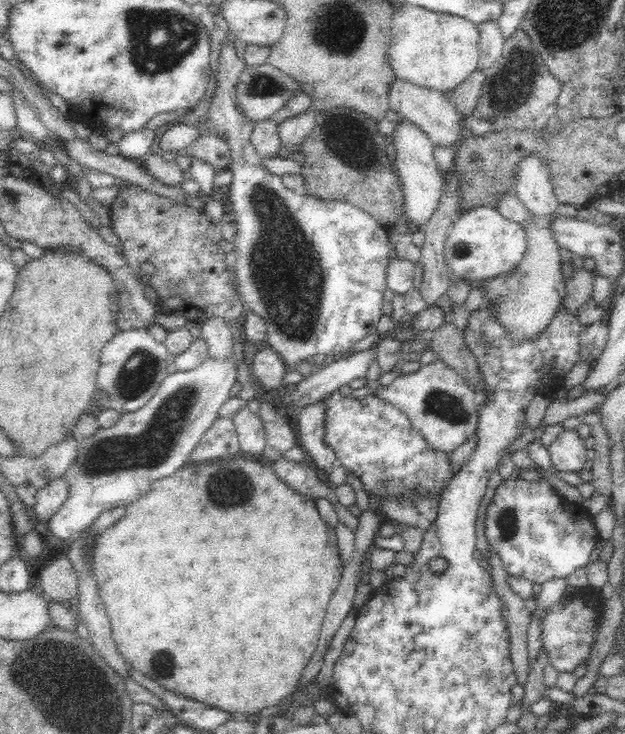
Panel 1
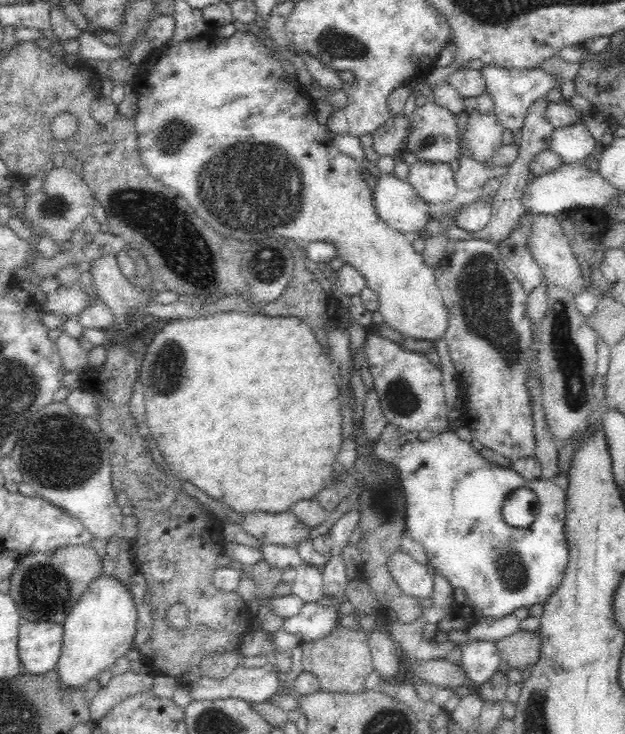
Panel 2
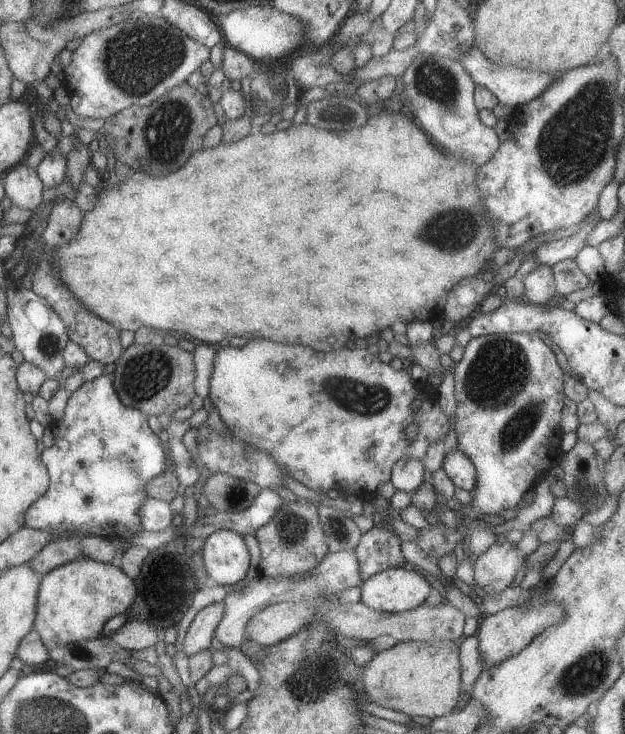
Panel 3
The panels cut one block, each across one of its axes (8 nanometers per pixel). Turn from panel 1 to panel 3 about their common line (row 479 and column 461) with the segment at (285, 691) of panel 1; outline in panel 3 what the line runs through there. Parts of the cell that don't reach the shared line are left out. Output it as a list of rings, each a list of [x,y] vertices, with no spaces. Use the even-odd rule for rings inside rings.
[[[383,109],[375,115],[369,113],[361,128],[351,128],[349,132],[327,132],[307,122],[292,123],[284,130],[268,134],[251,131],[233,144],[220,142],[215,147],[203,147],[193,152],[181,168],[167,176],[153,178],[133,170],[129,178],[119,180],[115,188],[111,188],[109,182],[103,179],[95,190],[95,206],[91,211],[82,213],[81,226],[75,240],[65,246],[56,246],[51,264],[59,272],[57,276],[71,292],[71,296],[79,300],[91,314],[109,322],[113,328],[134,332],[139,326],[145,326],[160,331],[181,332],[214,347],[231,336],[241,336],[245,340],[265,338],[277,344],[301,344],[317,352],[329,352],[353,340],[353,336],[363,338],[373,332],[379,333],[380,329],[389,328],[395,322],[437,322],[444,318],[443,308],[449,289],[463,278],[477,276],[490,269],[493,252],[497,252],[499,246],[495,242],[495,232],[489,222],[485,204],[481,202],[475,186],[478,168],[457,159],[457,156],[449,155],[449,152],[441,152],[441,148],[435,144],[431,146],[427,138],[429,136],[413,120],[399,112],[392,113]]]

